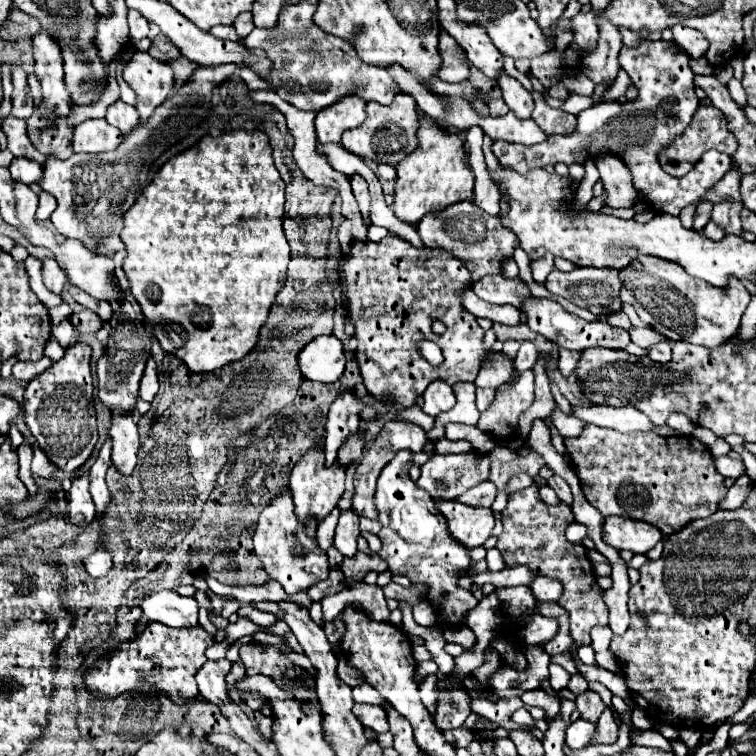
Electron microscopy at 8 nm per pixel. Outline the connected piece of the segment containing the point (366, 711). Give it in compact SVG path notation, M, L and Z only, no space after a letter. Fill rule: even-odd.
M355 704L355 706L353 706L353 714L361 720L363 726L373 728L377 734L389 730L387 714L385 714L383 706L373 706L373 704Z

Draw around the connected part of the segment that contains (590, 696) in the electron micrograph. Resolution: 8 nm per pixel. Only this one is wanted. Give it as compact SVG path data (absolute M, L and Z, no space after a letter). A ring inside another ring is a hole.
M585 690L577 696L577 710L581 712L581 718L589 720L589 722L597 722L597 718L601 716L601 712L605 710L605 704L601 700L601 696L593 690Z

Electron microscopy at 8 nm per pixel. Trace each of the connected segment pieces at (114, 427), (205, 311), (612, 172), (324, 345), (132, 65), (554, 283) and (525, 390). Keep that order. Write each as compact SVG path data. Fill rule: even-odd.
M135 410L133 412L115 412L111 418L111 430L109 436L113 438L113 464L119 472L131 474L133 466L137 462L137 450L139 450L139 434L137 434L137 422L135 422Z
M231 130L223 132L219 136L205 134L195 146L175 154L171 160L167 160L149 186L141 190L141 196L135 200L135 204L125 212L125 228L121 232L121 240L127 248L127 256L123 260L123 270L129 280L129 292L139 302L143 314L147 320L151 320L155 326L155 338L163 346L165 352L175 354L181 358L191 372L213 372L223 368L229 362L241 360L257 342L259 328L265 324L269 308L275 300L275 294L283 288L287 278L287 264L289 264L289 244L283 234L283 204L285 204L285 182L281 180L273 158L271 158L271 146L267 140L267 134L263 130Z
M611 152L597 154L597 170L601 172L603 190L607 194L605 206L609 208L631 208L637 198L637 190L631 184L631 174L619 156Z
M317 336L297 356L299 370L305 378L317 382L335 382L345 368L345 352L335 336Z
M135 50L131 60L127 64L123 64L123 80L137 92L137 110L141 114L141 124L147 124L149 116L153 114L153 110L169 96L171 88L173 88L173 70L169 64L155 60L153 56L149 56L149 52L141 52Z
M577 268L569 274L553 270L545 280L545 288L551 294L571 300L577 306L587 308L601 318L605 314L621 310L621 280L611 270Z
M521 372L511 384L505 382L495 392L491 406L481 412L475 424L481 432L487 432L493 440L511 442L519 436L519 416L533 402L533 372Z

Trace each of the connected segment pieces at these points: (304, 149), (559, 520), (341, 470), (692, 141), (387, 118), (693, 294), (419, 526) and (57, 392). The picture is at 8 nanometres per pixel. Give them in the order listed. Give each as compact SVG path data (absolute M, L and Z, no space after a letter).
M277 100L275 106L277 106L277 110L281 110L281 112L285 114L285 118L287 118L287 128L289 128L289 132L291 132L293 138L295 138L293 158L295 158L295 164L299 166L299 170L303 172L303 176L305 176L307 180L311 180L313 184L335 188L337 194L339 194L341 200L343 200L343 216L353 222L353 228L351 228L353 238L355 238L355 236L357 236L359 240L365 238L369 226L365 226L365 220L361 220L361 212L359 212L359 208L357 208L357 200L355 200L355 196L353 196L353 192L351 192L351 186L349 186L347 176L341 174L341 172L337 172L337 170L327 162L327 156L317 150L317 134L315 134L315 128L313 128L315 112L303 112L301 108L293 108L293 104L289 104L289 102L285 102L285 100Z
M537 486L513 492L509 496L507 508L501 512L503 520L503 532L497 538L497 548L503 554L507 566L527 564L533 574L543 574L561 580L565 592L559 598L559 604L569 612L571 616L571 636L575 640L575 646L571 652L577 656L577 648L581 644L591 644L589 630L597 624L607 624L607 606L601 600L601 588L595 580L595 572L591 562L585 556L585 548L581 544L573 544L565 538L565 528L573 522L571 510L565 502L559 502L557 506L549 506L539 500Z
M313 446L301 456L301 460L291 470L291 482L289 482L289 488L293 492L295 514L301 522L307 522L307 516L315 516L317 520L323 520L337 506L345 490L345 470L347 468L339 464L339 460L333 466L325 464L323 446Z
M701 104L697 108L691 126L673 144L669 144L665 150L659 152L659 162L667 174L685 176L693 168L693 164L701 158L701 154L707 150L719 150L723 154L733 154L737 150L737 138L733 138L733 132L729 132L725 124L725 116L713 104Z
M399 92L389 106L383 106L383 104L377 104L377 102L367 102L365 122L361 126L345 132L341 144L343 144L343 148L347 148L349 152L353 152L361 158L395 166L409 152L415 150L415 146L417 146L417 138L415 138L417 126L419 126L419 114L417 114L417 104L415 104L413 96Z
M639 256L637 258L641 262L641 268L645 272L649 272L651 276L663 278L665 282L669 282L671 286L675 286L681 294L687 294L691 304L693 304L693 322L683 322L683 328L675 328L675 326L665 326L661 332L669 338L669 340L685 340L691 344L699 344L699 346L707 346L707 348L715 348L721 346L723 342L727 342L729 338L733 338L739 330L739 322L741 316L749 304L751 294L747 292L747 288L739 282L739 280L731 280L729 288L717 288L713 284L707 284L703 280L697 280L693 276L689 276L683 268L679 268L679 264L673 264L669 260L661 260L655 256Z
M403 450L381 470L377 480L375 504L377 504L377 520L381 522L381 532L377 534L381 540L379 558L387 562L389 572L407 576L413 584L427 586L427 602L437 610L437 616L447 626L459 626L467 622L469 612L479 604L479 600L465 588L459 586L459 578L463 568L471 566L469 548L457 544L453 536L449 536L447 520L437 510L433 498L415 486L409 478L411 452Z
M79 342L65 350L59 362L53 362L43 374L27 382L23 412L37 446L61 470L77 470L93 452L97 442L97 424L93 408L93 380L91 380L91 346Z

